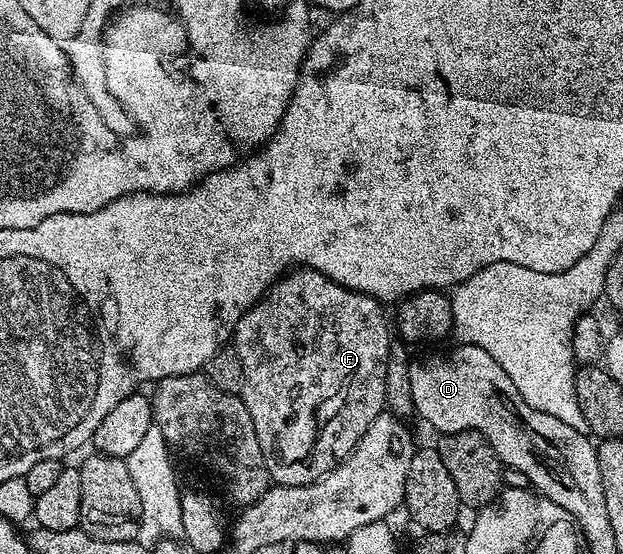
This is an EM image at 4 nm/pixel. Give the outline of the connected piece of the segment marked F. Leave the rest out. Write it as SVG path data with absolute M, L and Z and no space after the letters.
M310 275L309 292L305 300L298 304L281 304L276 308L273 304L262 303L261 316L246 314L235 326L231 340L235 345L239 358L245 367L243 399L251 418L255 422L255 430L259 434L259 442L265 447L265 454L270 463L270 477L278 485L311 484L328 475L346 457L351 456L353 449L367 434L368 428L376 422L376 418L385 407L385 379L389 376L389 324L385 321L382 301L374 296L366 296L364 292L356 292L354 288L345 288L329 276Z

